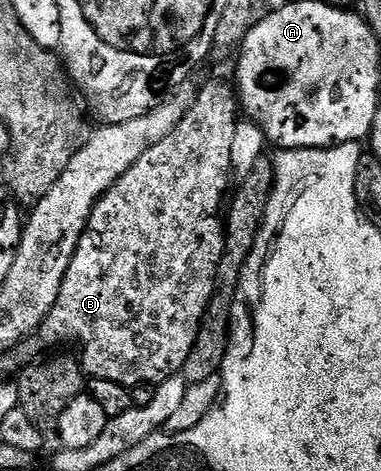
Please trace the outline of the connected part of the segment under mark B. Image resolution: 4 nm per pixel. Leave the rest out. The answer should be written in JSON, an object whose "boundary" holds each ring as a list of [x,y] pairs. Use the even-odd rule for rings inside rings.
{"boundary":[[[210,83],[206,88],[199,90],[196,95],[196,102],[194,104],[194,108],[188,112],[188,114],[184,117],[184,121],[180,121],[180,125],[176,130],[172,132],[168,137],[164,137],[164,141],[160,141],[156,145],[152,145],[152,149],[148,149],[146,153],[107,192],[105,192],[101,199],[94,206],[94,211],[90,215],[90,220],[86,225],[86,229],[82,234],[82,238],[79,241],[78,251],[75,253],[74,258],[69,260],[68,263],[68,274],[62,283],[62,290],[58,292],[58,298],[56,302],[53,304],[54,307],[50,312],[45,312],[44,318],[42,320],[41,326],[38,328],[36,332],[36,339],[39,339],[42,343],[47,343],[48,346],[54,347],[57,343],[62,343],[66,339],[66,334],[70,334],[72,338],[75,339],[76,342],[82,346],[82,357],[80,356],[80,364],[87,376],[90,379],[103,379],[104,381],[112,381],[120,384],[122,387],[126,387],[129,389],[133,389],[135,387],[139,387],[142,384],[157,384],[159,381],[167,378],[171,374],[172,368],[170,368],[170,363],[179,362],[179,360],[184,360],[189,357],[189,353],[191,349],[194,347],[194,343],[197,341],[197,337],[200,332],[200,328],[203,326],[204,316],[208,311],[208,304],[211,300],[212,291],[211,288],[206,288],[206,283],[202,280],[202,275],[210,274],[210,277],[217,276],[218,273],[218,263],[221,261],[221,257],[226,245],[226,234],[227,228],[224,226],[224,219],[221,215],[218,216],[223,210],[224,205],[218,202],[218,191],[226,195],[226,192],[222,190],[222,171],[230,171],[226,167],[226,155],[232,157],[232,145],[236,141],[236,136],[234,135],[238,131],[238,127],[234,124],[234,99],[236,103],[236,95],[233,90],[230,91],[225,87],[222,83]]]}

